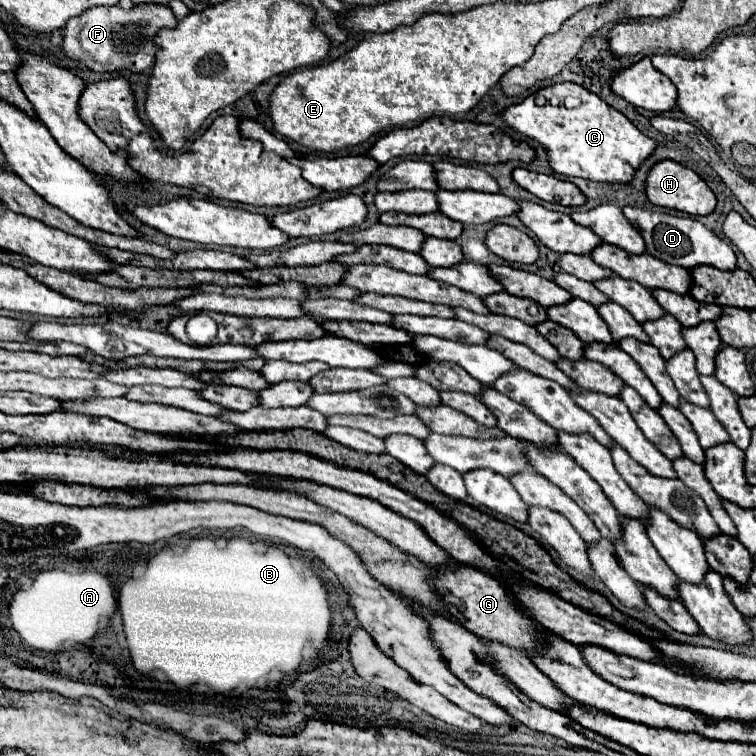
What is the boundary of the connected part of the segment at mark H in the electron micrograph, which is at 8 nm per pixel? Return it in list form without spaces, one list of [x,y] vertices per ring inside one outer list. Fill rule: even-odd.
[[[663,160],[653,166],[653,170],[647,176],[647,196],[657,206],[687,212],[691,216],[707,216],[715,210],[715,204],[717,204],[717,198],[711,192],[711,188],[691,168],[681,166],[673,160]]]

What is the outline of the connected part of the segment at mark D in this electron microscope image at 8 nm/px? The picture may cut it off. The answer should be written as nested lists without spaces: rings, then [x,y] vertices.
[[[631,206],[623,208],[623,214],[641,232],[641,236],[647,244],[647,252],[667,264],[677,264],[683,268],[695,268],[695,266],[707,264],[717,270],[735,270],[737,268],[737,256],[735,256],[733,248],[725,240],[721,240],[715,232],[707,230],[699,220],[631,208]]]

